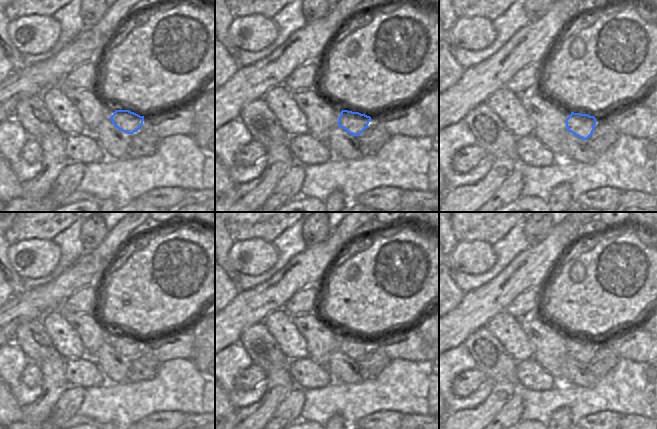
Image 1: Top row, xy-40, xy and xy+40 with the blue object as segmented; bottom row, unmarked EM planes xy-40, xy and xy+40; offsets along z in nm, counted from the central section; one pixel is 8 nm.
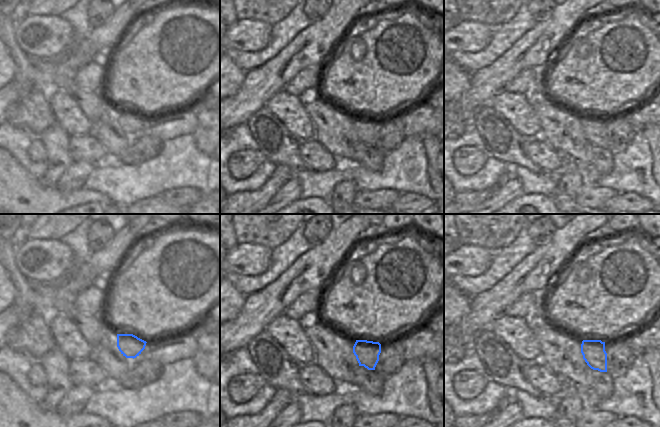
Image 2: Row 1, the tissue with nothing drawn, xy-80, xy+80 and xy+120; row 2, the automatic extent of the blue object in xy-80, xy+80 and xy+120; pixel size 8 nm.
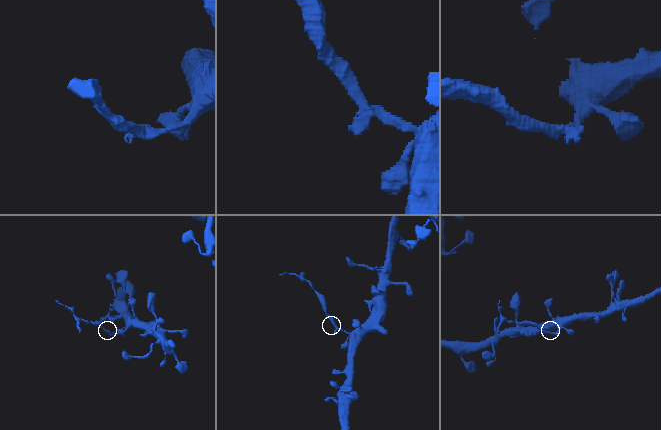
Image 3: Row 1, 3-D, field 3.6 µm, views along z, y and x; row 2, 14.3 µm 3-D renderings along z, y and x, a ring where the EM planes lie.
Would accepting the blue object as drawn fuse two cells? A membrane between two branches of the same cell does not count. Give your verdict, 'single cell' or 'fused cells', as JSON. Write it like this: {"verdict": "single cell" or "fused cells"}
{"verdict": "fused cells"}

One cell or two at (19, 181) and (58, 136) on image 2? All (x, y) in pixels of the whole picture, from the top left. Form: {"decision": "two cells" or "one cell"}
{"decision": "two cells"}

